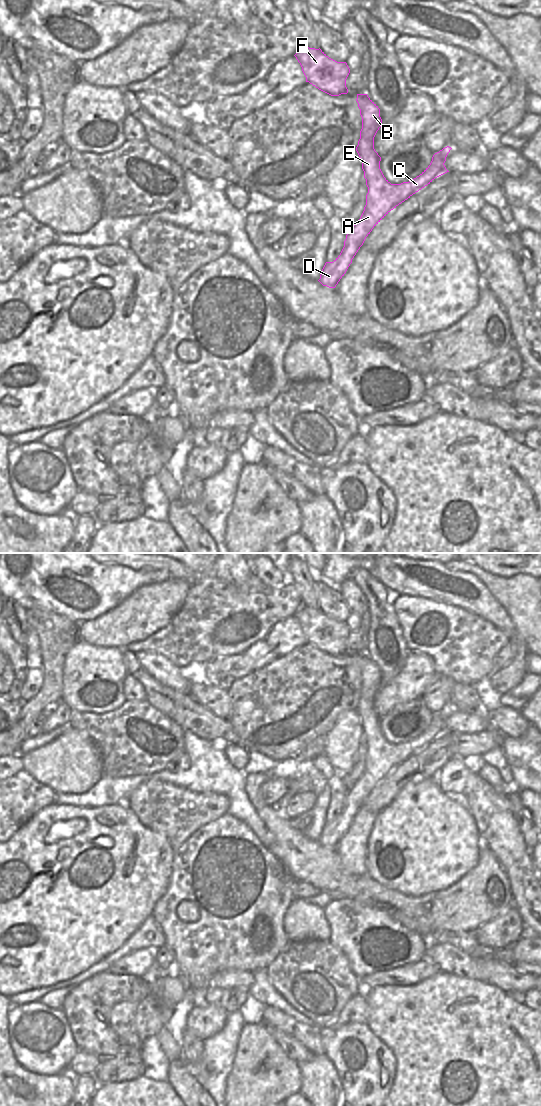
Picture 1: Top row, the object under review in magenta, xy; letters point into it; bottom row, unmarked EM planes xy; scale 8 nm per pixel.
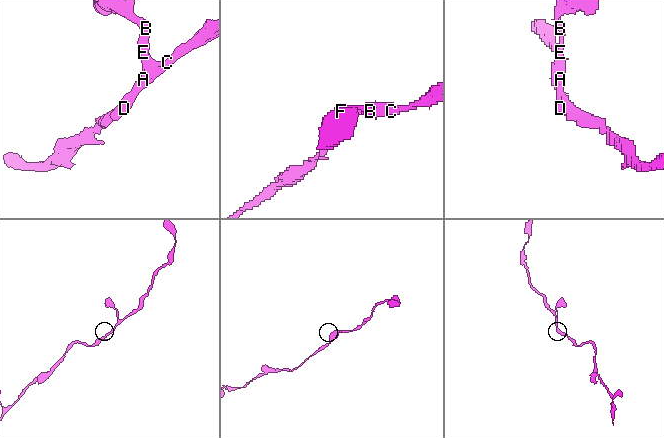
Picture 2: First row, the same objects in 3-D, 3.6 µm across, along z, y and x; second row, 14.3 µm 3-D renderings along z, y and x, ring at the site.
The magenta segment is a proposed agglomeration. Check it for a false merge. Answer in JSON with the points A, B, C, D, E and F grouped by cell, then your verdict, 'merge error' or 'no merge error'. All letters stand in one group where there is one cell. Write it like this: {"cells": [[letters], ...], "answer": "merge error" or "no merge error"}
{"cells": [["A", "B", "C", "D", "E", "F"]], "answer": "no merge error"}

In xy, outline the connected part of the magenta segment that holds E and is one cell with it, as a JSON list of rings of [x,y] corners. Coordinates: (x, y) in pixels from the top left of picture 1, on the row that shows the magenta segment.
[[[357,94],[362,117],[362,129],[356,151],[362,161],[368,187],[366,205],[360,219],[348,230],[344,247],[333,262],[326,262],[320,279],[323,286],[335,288],[352,263],[372,229],[394,208],[430,184],[435,178],[449,172],[444,163],[451,147],[435,153],[430,165],[416,178],[401,184],[391,184],[380,169],[381,157],[374,149],[374,137],[382,126],[380,109],[367,94]]]

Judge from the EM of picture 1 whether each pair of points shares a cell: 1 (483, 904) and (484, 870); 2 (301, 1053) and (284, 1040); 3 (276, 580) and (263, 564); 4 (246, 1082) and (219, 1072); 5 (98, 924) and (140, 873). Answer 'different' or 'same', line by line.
1: same
2: same
3: same
4: different
5: same

